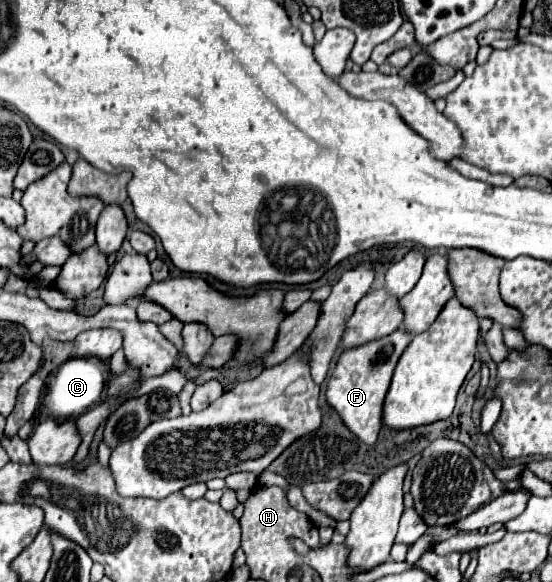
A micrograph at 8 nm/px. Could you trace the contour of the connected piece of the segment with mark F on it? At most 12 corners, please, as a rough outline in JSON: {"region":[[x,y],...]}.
{"region":[[403,328],[345,350],[327,402],[367,446],[411,342]]}

